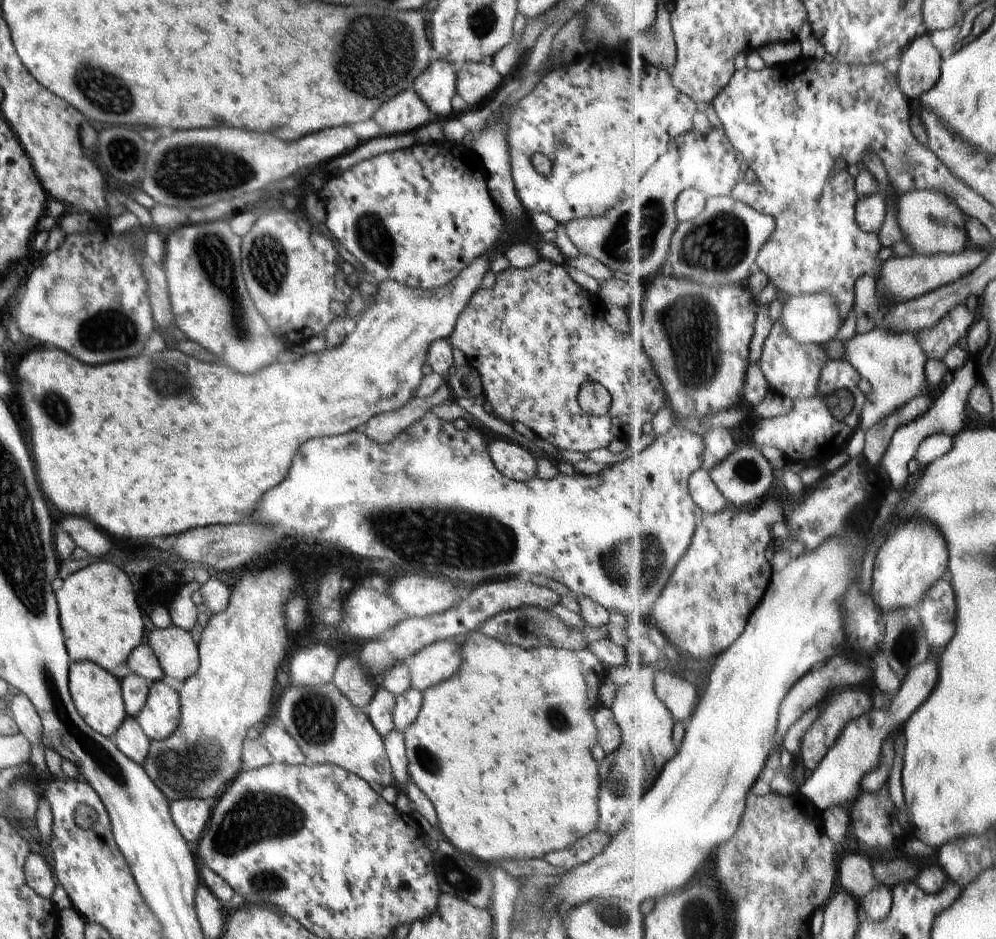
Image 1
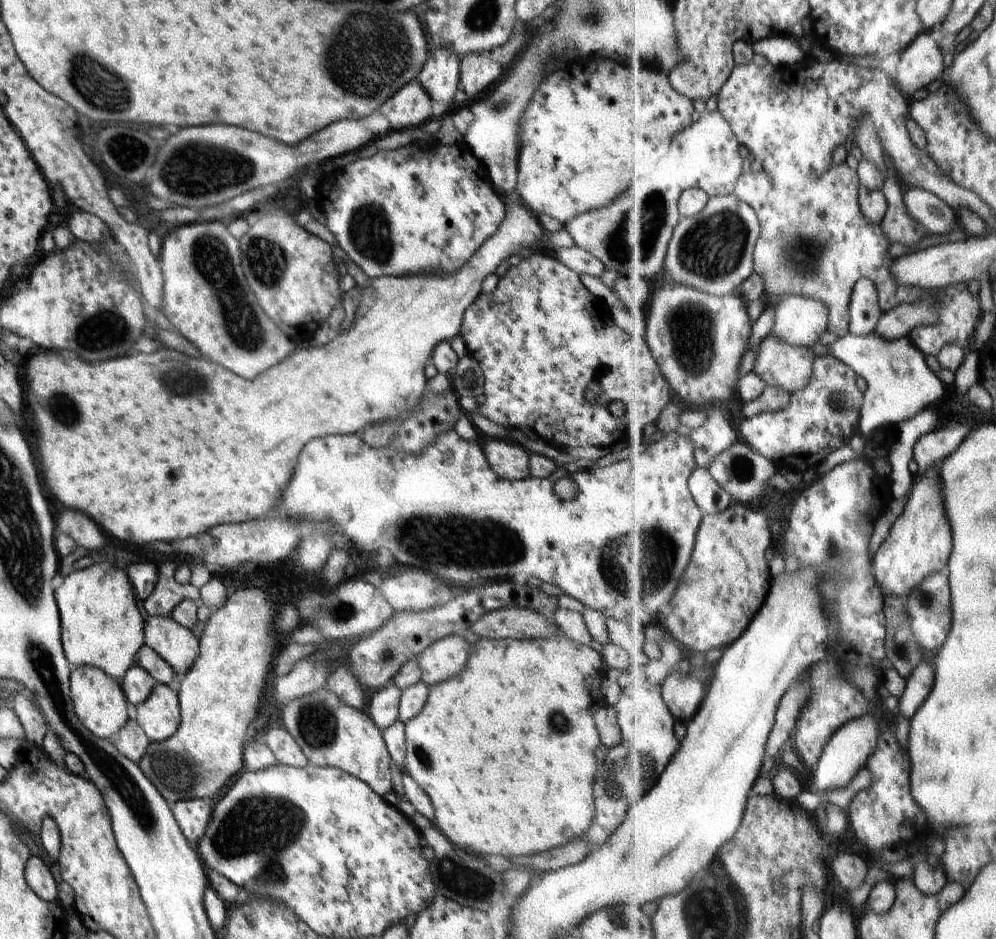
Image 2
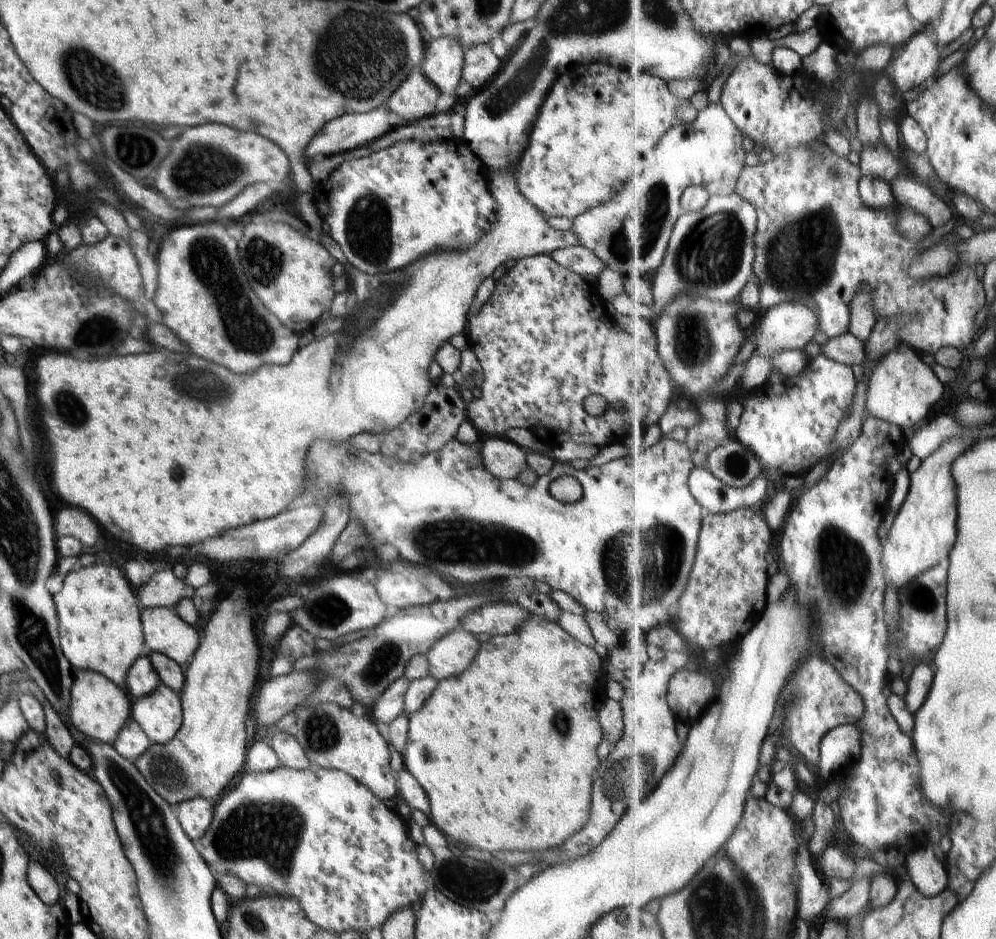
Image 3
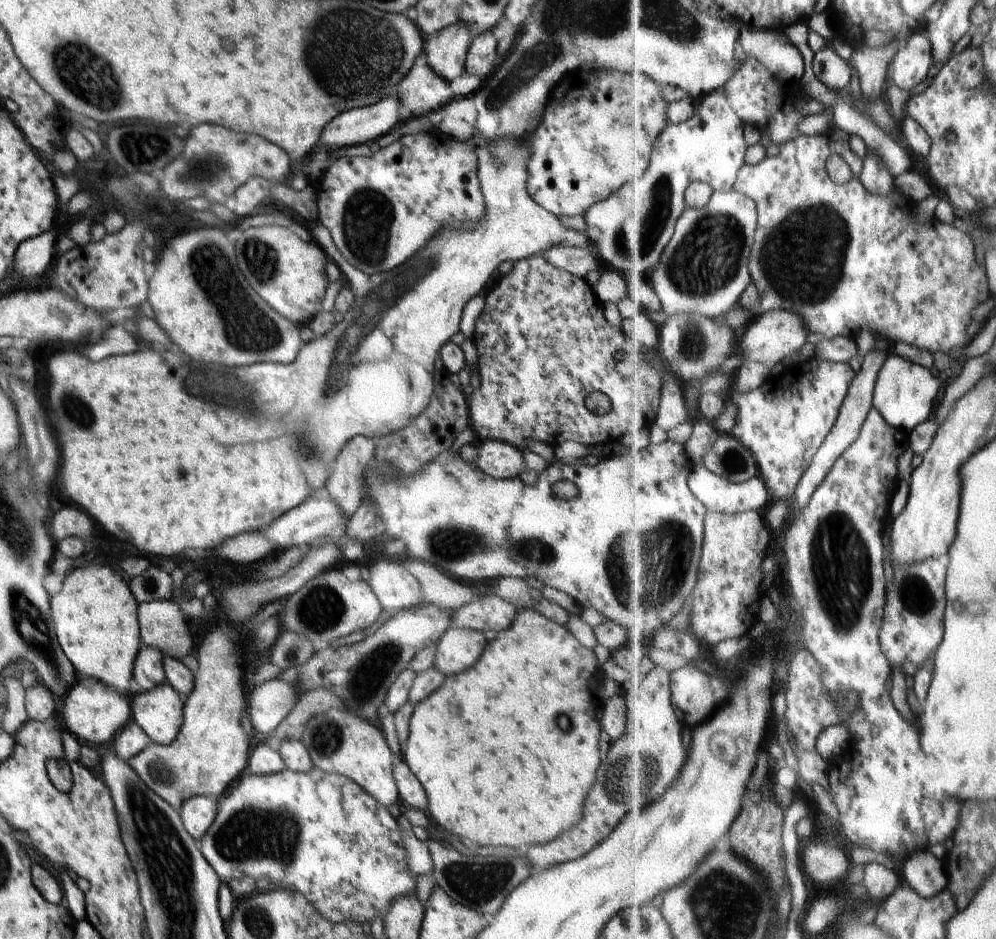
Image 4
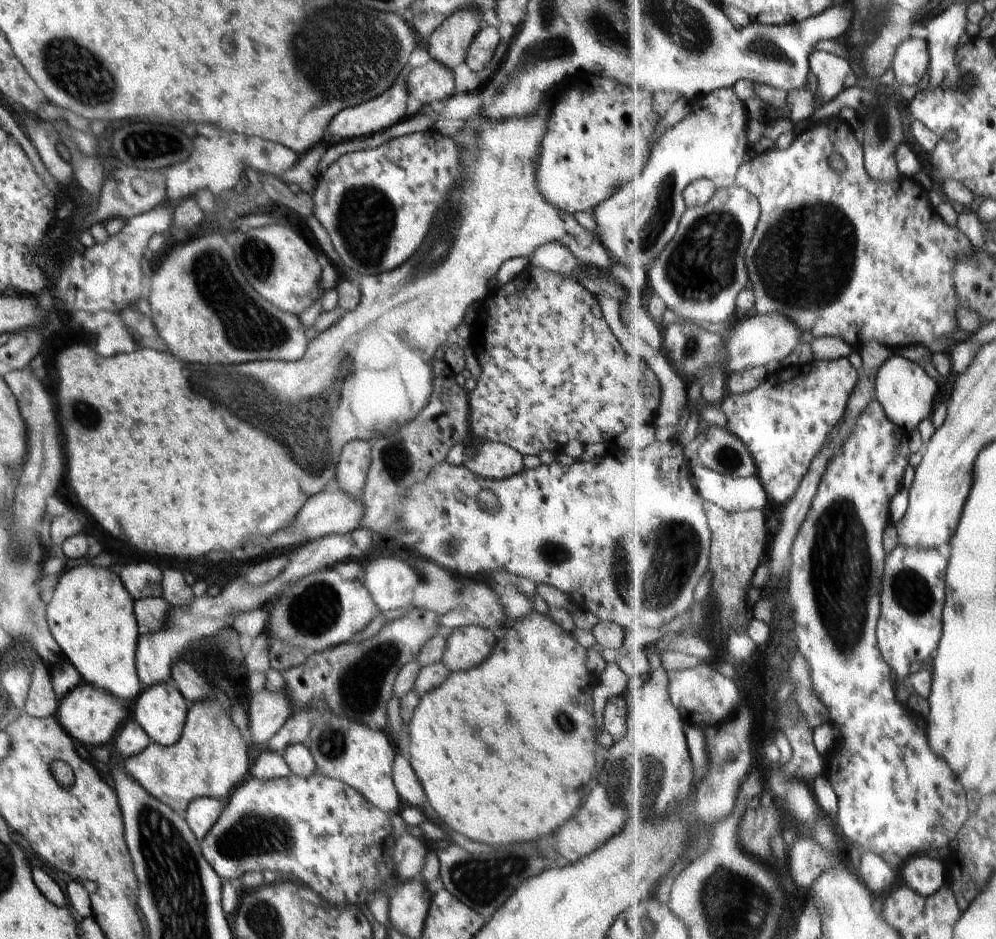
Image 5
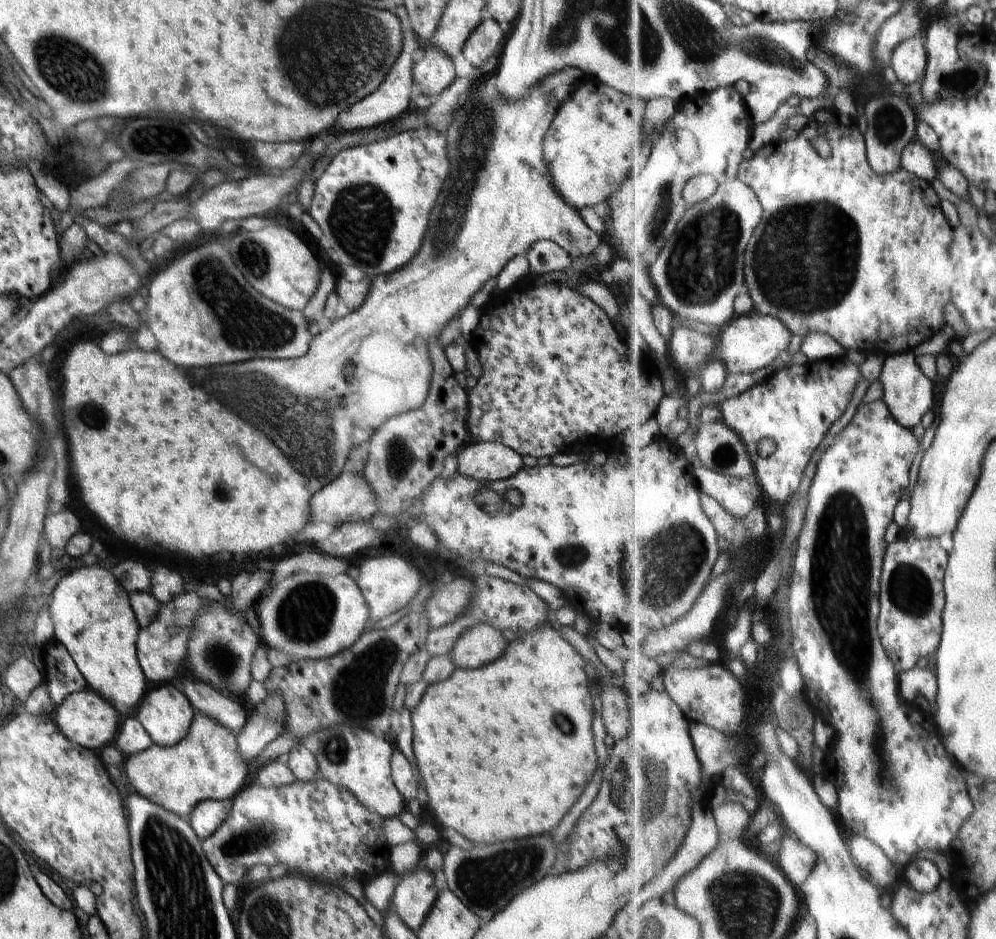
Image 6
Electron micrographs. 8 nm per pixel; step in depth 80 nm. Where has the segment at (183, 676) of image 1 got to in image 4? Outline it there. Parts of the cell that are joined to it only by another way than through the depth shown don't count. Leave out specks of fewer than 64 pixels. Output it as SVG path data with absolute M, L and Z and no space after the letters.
M174 601L139 603L137 617L141 641L179 661L189 659L194 647L194 630Z

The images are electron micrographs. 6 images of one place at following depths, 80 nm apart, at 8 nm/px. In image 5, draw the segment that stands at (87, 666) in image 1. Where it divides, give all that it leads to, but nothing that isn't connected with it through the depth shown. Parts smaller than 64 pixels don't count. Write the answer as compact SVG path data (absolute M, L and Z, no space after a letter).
M82 681L60 698L56 716L61 727L74 742L88 748L100 747L115 737L128 716L126 709L120 706L121 703L113 694Z

